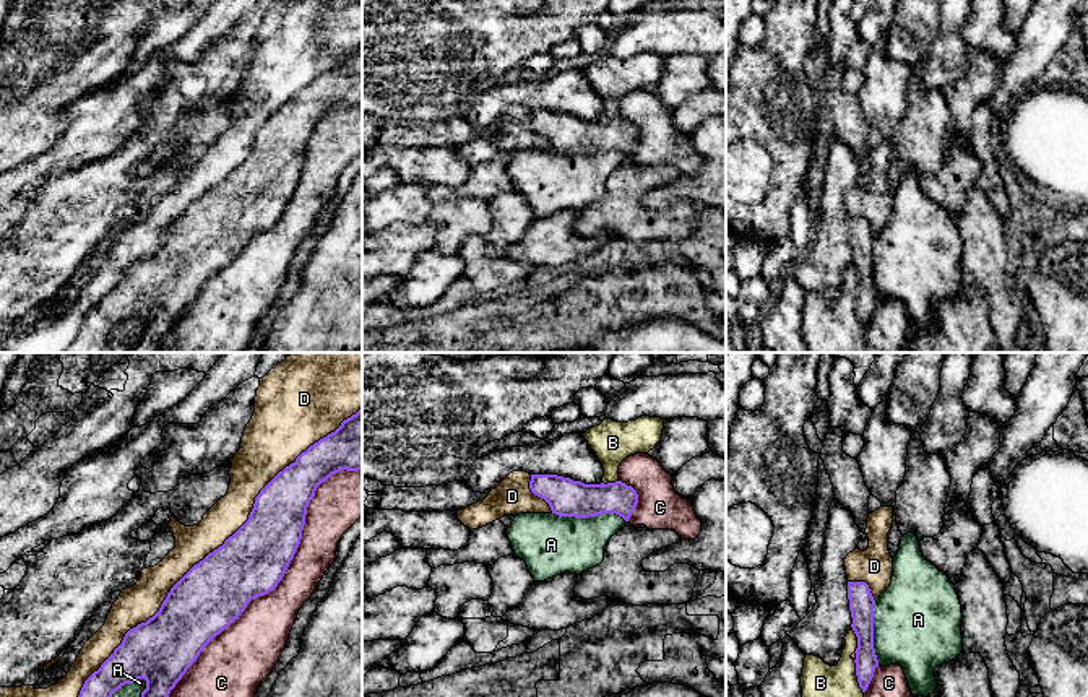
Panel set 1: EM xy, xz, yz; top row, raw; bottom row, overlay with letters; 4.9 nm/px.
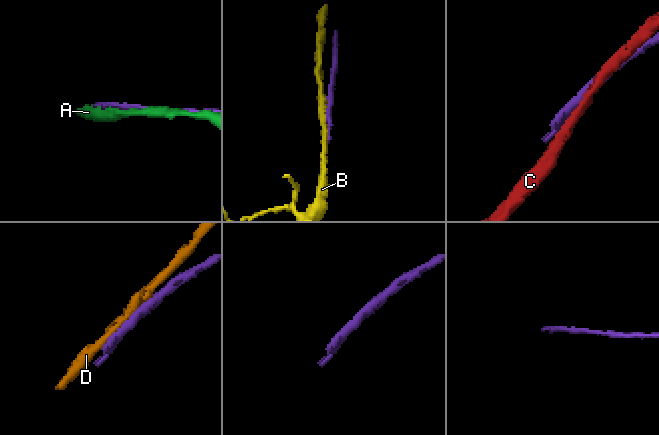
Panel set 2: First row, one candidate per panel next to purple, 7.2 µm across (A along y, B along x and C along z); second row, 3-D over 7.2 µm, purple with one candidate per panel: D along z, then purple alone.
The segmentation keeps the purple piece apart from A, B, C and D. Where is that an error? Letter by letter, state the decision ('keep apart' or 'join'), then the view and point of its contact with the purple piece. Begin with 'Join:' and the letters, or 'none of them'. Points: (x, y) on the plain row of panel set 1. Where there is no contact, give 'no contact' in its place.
Join: none of them
A: keep apart; contact xz (588, 151)
B: keep apart; contact yz (856, 311)
C: keep apart; contact xy (278, 218)
D: keep apart; contact xy (207, 192)

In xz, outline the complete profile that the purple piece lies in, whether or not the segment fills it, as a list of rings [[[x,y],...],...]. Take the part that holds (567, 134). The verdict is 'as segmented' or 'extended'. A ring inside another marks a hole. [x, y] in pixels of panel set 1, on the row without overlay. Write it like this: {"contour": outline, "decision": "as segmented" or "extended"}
{"contour": [[[531,110],[529,125],[559,153],[615,149],[628,158],[638,140],[637,127],[622,117],[585,120],[557,110]]], "decision": "as segmented"}

